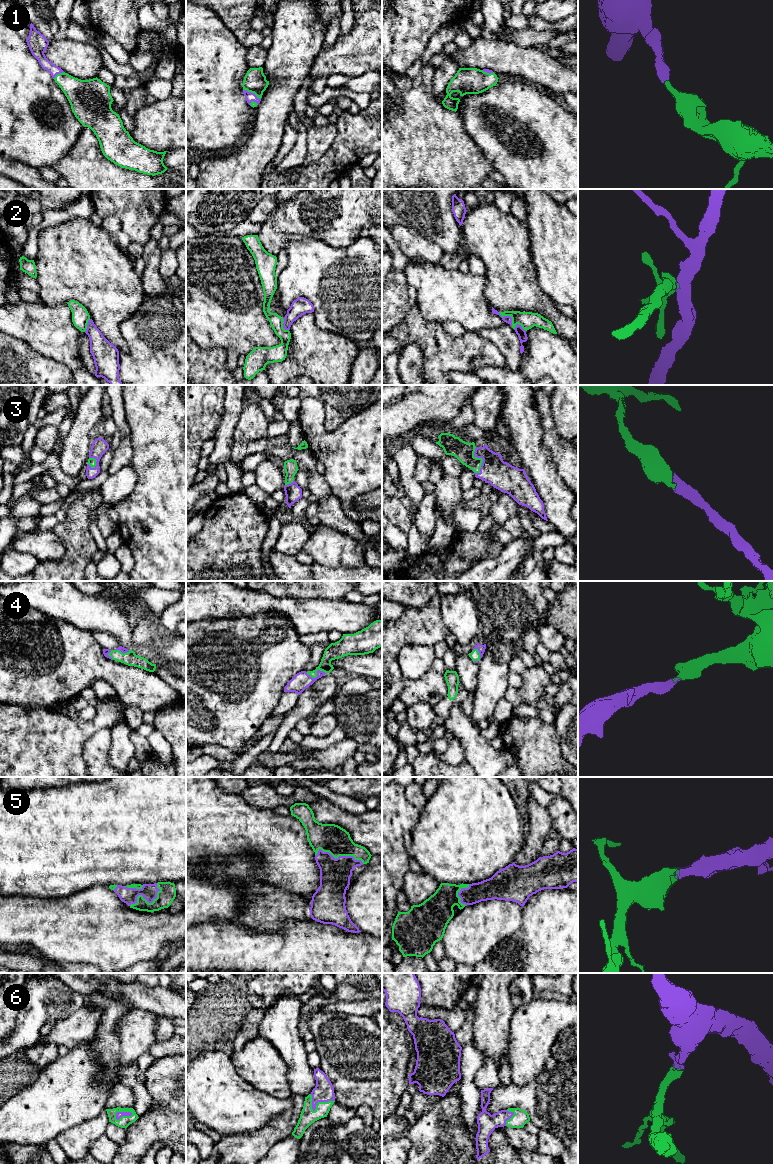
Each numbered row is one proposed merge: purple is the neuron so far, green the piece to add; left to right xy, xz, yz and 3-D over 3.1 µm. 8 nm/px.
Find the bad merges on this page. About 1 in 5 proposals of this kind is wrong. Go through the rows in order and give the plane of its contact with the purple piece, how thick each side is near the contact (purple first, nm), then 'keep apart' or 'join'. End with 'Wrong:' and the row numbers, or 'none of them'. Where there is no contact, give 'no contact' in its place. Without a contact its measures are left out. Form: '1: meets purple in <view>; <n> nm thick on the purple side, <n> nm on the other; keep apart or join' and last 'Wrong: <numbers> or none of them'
1: meets purple in xz; 70 nm thick on the purple side, 180 nm on the other; join
2: meets purple in yz; 60 nm thick on the purple side, 140 nm on the other; keep apart
3: meets purple in yz; 220 nm thick on the purple side, 160 nm on the other; join
4: meets purple in xz; 140 nm thick on the purple side, 130 nm on the other; join
5: meets purple in xz; 240 nm thick on the purple side, 220 nm on the other; join
6: meets purple in xz; 160 nm thick on the purple side, 120 nm on the other; join
Wrong: 2

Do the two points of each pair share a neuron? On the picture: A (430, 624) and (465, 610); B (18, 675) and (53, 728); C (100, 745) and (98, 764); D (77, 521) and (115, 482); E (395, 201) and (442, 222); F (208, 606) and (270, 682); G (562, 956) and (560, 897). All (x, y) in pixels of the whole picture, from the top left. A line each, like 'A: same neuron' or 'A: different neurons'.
A: different neurons
B: different neurons
C: same neuron
D: different neurons
E: same neuron
F: different neurons
G: same neuron

